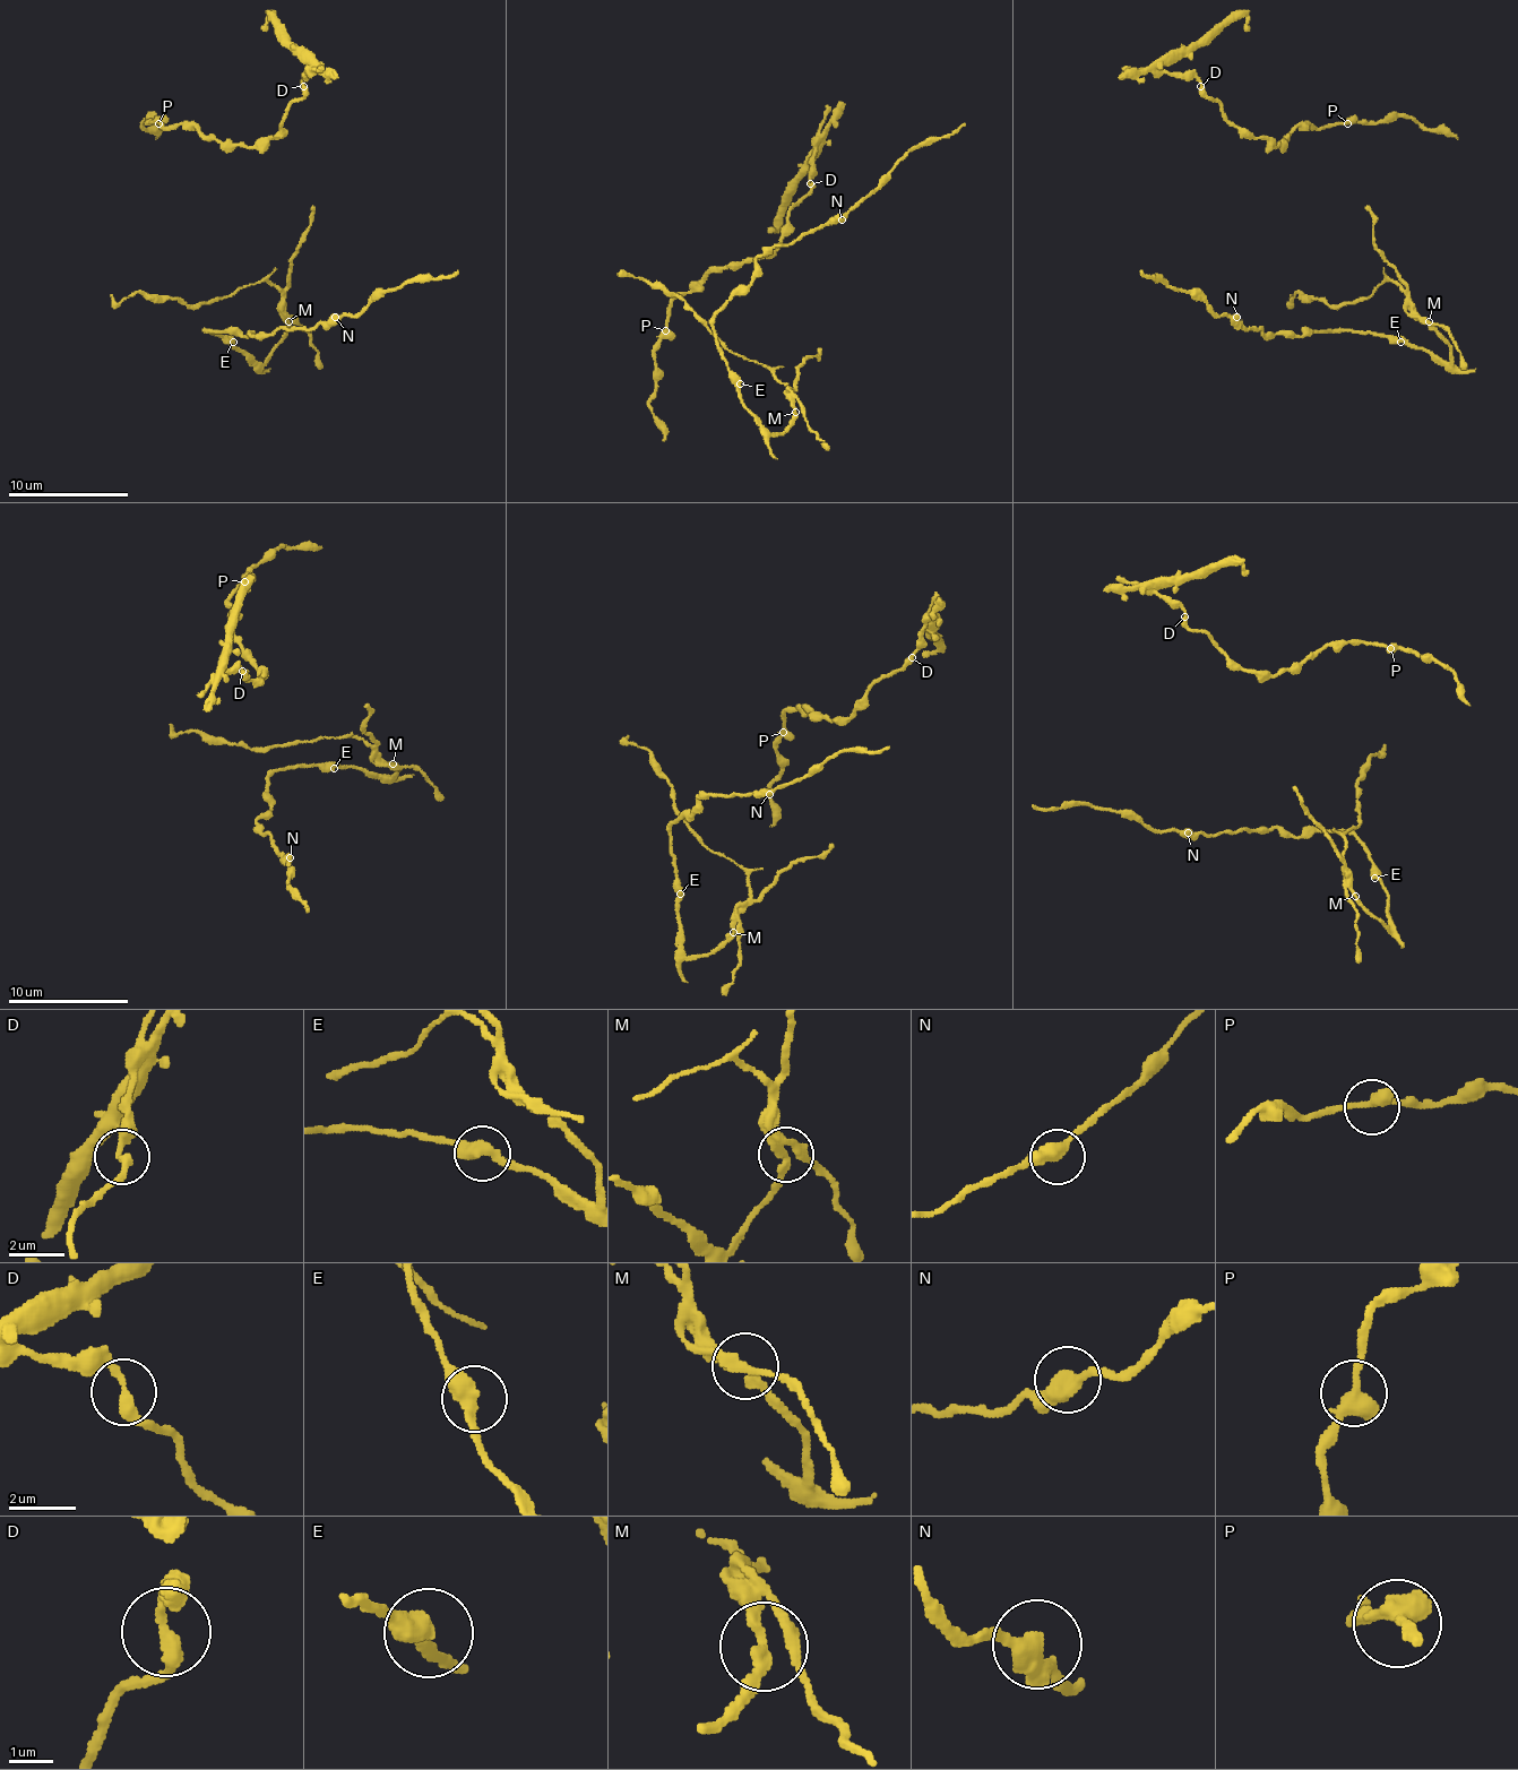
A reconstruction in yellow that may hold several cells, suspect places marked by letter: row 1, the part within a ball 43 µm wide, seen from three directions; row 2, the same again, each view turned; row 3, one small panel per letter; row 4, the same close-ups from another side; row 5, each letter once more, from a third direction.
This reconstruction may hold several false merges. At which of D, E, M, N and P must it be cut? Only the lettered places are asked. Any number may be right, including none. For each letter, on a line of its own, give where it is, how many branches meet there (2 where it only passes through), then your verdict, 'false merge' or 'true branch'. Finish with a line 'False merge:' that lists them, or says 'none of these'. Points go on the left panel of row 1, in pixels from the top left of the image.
D: at (303, 86); 2 branches meet; true branch
E: at (233, 342); 2 branches meet; true branch
M: at (289, 321); 2 branches meet; false merge
N: at (335, 317); 3 branches meet; true branch
P: at (158, 123); 2 branches meet; true branch
False merge: M

